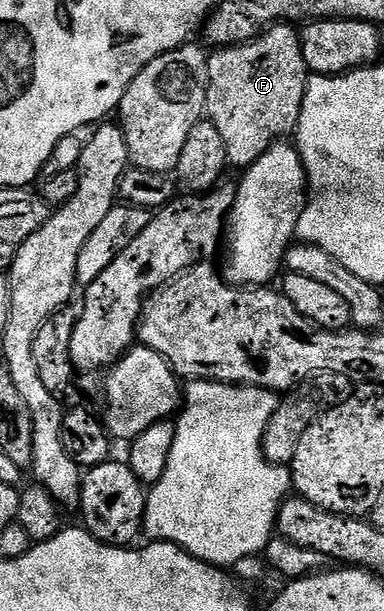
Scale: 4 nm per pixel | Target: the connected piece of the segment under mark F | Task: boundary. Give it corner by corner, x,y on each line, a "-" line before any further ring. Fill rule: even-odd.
292,24
268,27
263,34
240,46
216,48
208,56
208,108
207,121
218,128
222,144
226,144
228,166
247,168
253,166
271,146
293,133
302,112
302,100
308,91
310,71
302,56
301,31

